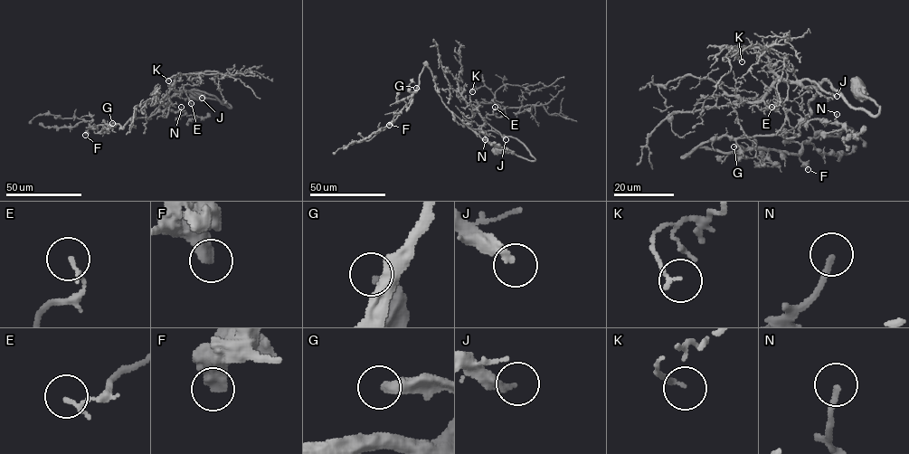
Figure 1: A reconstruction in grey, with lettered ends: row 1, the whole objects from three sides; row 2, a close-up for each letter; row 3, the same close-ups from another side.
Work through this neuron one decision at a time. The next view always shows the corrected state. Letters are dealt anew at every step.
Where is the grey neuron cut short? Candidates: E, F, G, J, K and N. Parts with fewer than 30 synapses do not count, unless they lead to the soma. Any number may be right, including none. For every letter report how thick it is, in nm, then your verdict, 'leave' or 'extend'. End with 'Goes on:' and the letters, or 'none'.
E: 140 nm thick; leave
F: 550 nm thick; leave
G: 280 nm thick; extend
J: 240 nm thick; extend
K: 150 nm thick; leave
N: 180 nm thick; extend
Goes on: G, J, N

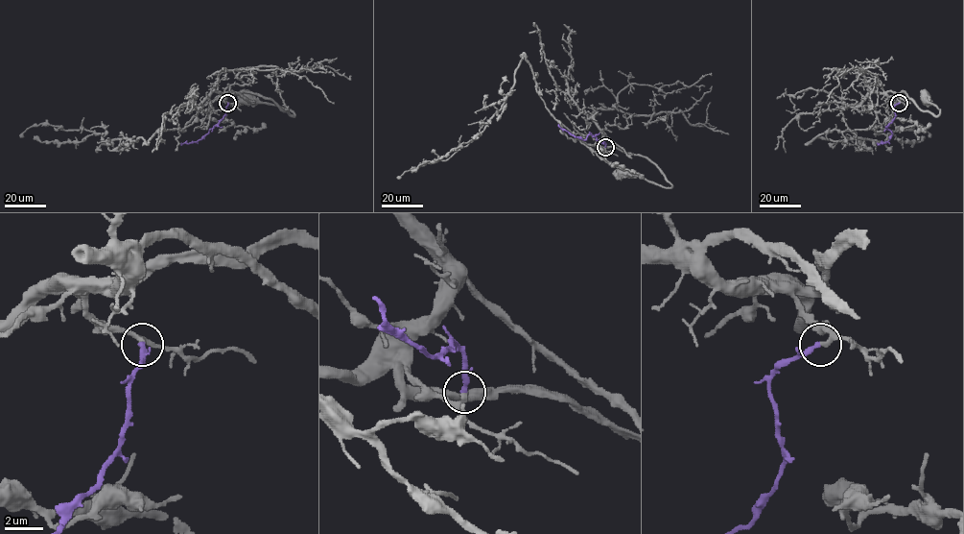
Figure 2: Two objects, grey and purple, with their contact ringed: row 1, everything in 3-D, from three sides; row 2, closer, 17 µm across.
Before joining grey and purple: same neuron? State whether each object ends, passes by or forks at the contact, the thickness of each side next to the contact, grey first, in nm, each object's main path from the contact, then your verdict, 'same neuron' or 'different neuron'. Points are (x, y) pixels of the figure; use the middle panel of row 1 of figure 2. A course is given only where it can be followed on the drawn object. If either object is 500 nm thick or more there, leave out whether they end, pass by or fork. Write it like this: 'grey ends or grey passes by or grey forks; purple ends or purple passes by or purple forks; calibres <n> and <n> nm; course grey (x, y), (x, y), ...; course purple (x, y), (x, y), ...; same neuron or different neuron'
grey passes by; purple ends; calibres 180 and 280 nm; course grey (605, 147), (599, 145), (616, 147), (647, 157), (671, 186), (665, 187), (638, 177), (624, 177), (623, 172); course purple (605, 147), (603, 141), (601, 143), (590, 133), (582, 139), (558, 124); same neuron

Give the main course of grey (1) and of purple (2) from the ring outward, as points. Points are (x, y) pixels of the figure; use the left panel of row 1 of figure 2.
1: (227, 103), (221, 97), (247, 92), (270, 98), (282, 109), (294, 115), (278, 106), (246, 96)
2: (227, 103), (223, 117), (208, 133), (196, 141), (181, 143)

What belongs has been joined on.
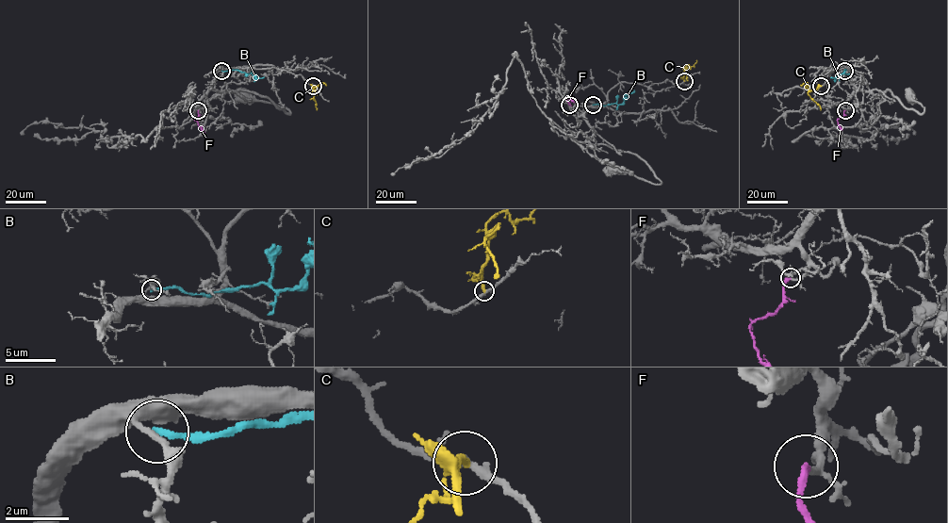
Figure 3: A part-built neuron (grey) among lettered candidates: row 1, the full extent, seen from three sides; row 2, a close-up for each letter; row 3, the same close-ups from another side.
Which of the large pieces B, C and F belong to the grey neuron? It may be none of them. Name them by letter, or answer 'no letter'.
F

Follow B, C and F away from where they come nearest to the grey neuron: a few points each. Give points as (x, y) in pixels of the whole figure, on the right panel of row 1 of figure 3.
B: (844, 71), (830, 78)
C: (821, 86), (808, 93), (821, 109)
F: (844, 110), (837, 121), (839, 133)

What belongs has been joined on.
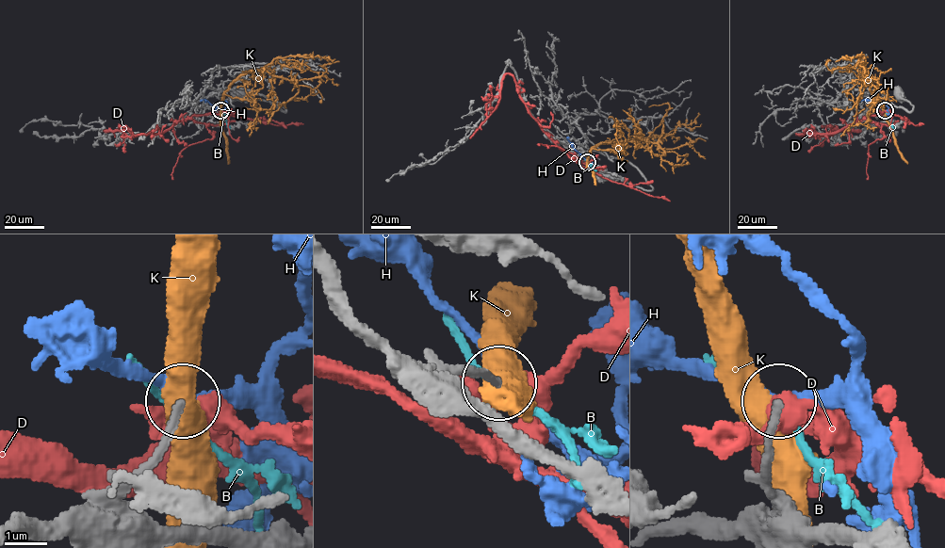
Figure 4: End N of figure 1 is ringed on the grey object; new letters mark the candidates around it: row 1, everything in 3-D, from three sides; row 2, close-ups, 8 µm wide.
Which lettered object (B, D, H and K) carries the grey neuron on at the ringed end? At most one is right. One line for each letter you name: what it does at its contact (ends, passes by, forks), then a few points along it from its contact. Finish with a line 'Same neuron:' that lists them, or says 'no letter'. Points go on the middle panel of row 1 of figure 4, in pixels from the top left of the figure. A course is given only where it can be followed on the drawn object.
Same neuron: no letter

